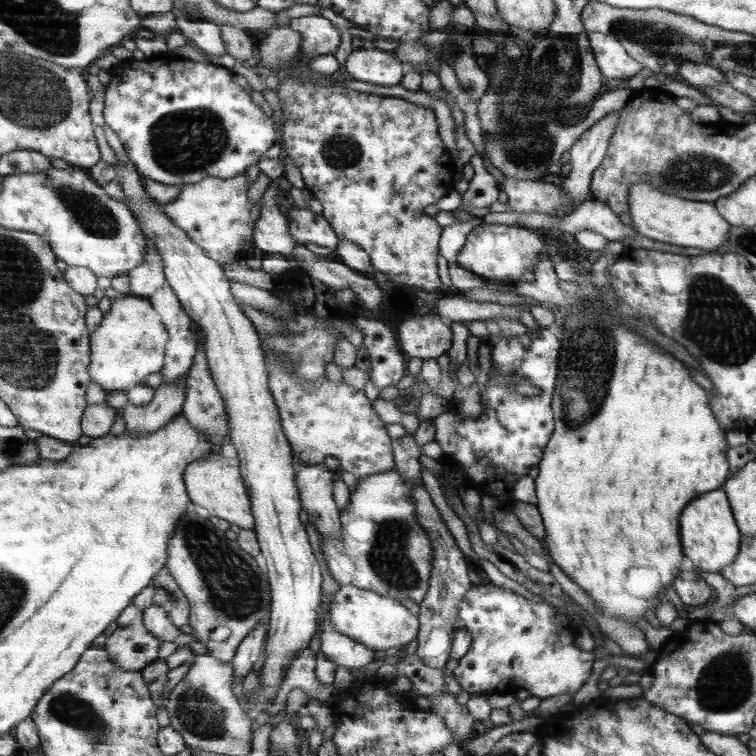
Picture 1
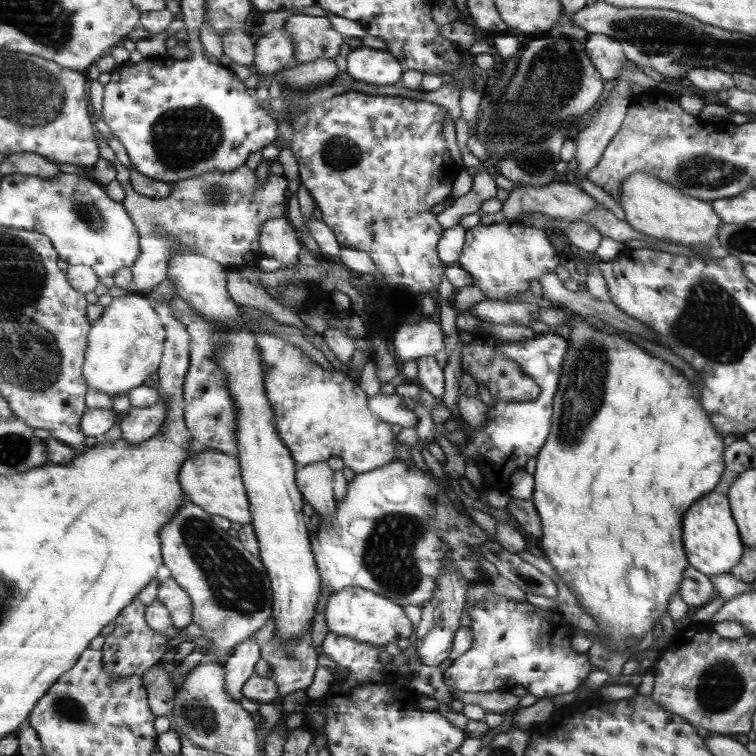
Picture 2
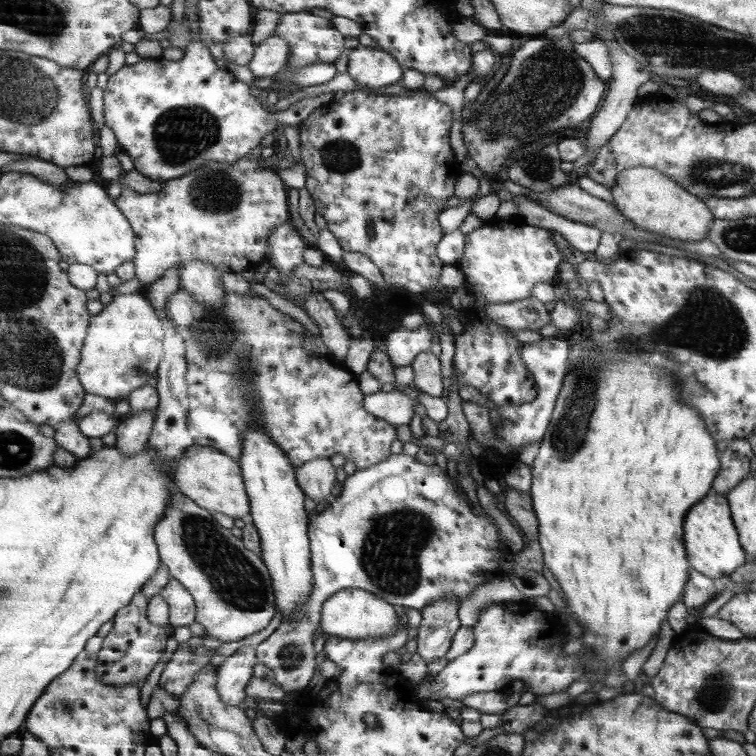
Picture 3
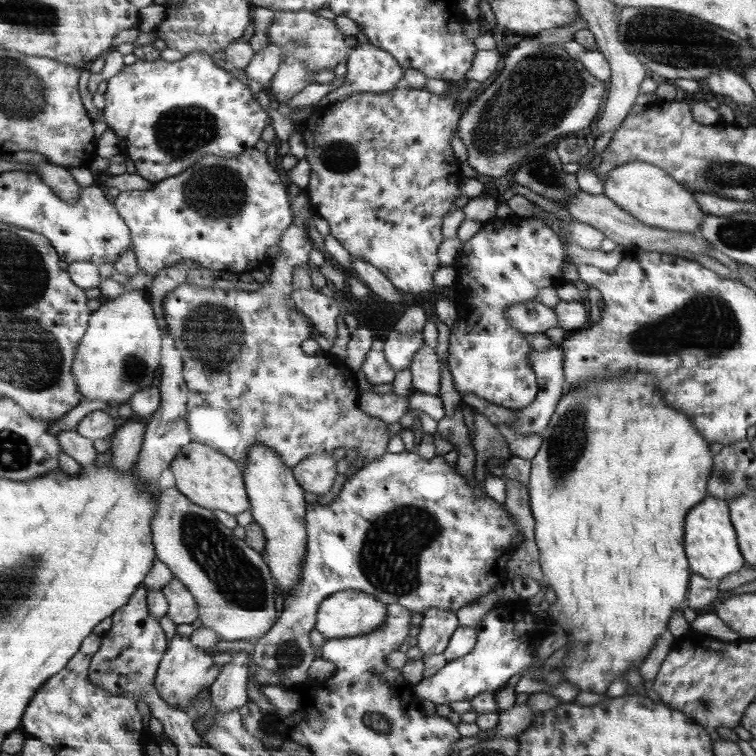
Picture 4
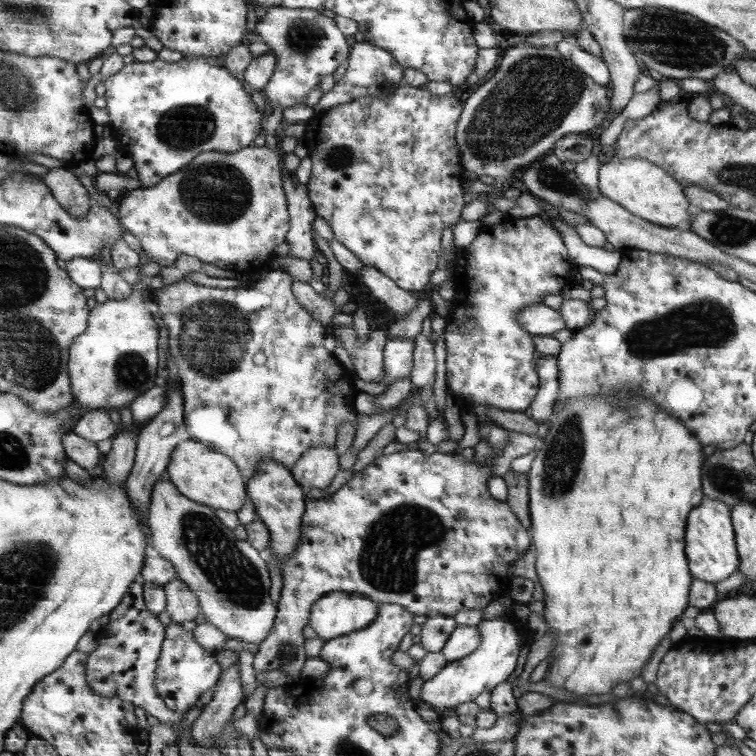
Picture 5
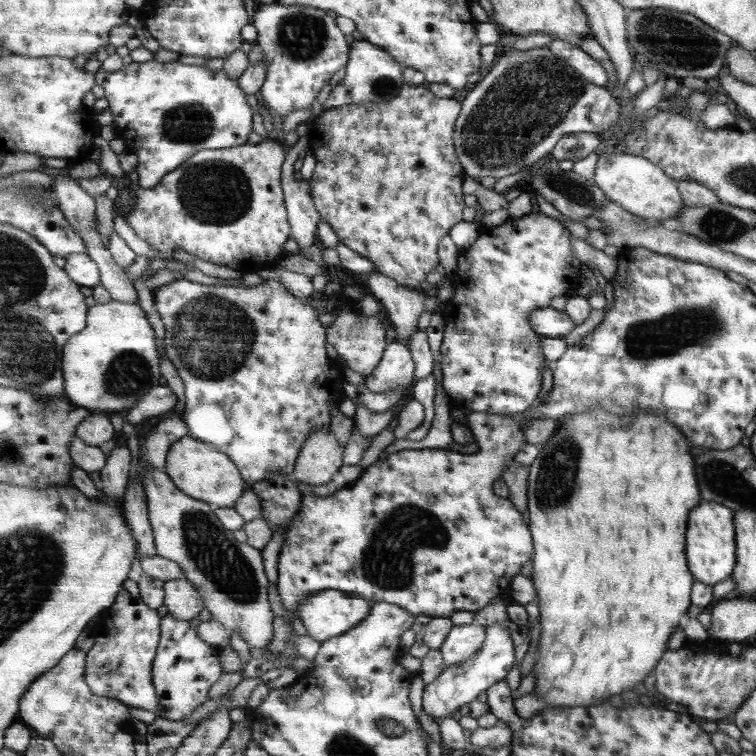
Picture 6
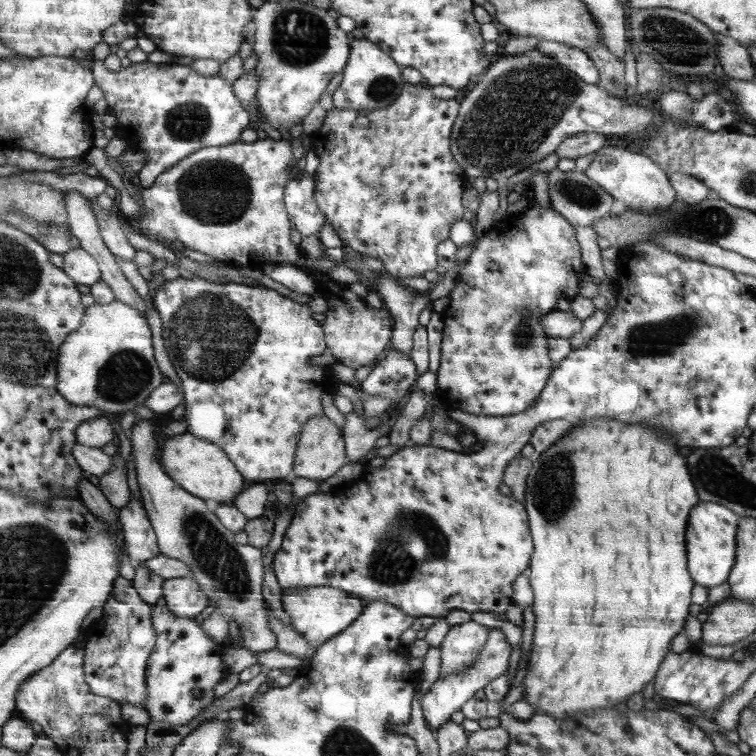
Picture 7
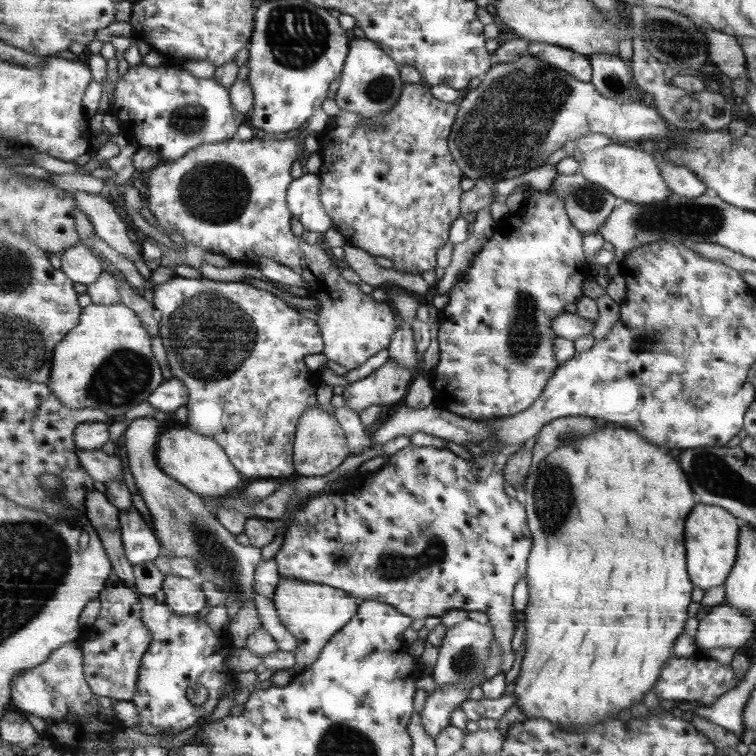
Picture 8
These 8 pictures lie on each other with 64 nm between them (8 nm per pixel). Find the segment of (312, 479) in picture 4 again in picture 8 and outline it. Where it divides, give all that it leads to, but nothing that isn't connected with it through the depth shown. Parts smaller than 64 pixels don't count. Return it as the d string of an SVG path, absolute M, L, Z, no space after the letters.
M320 405L307 408L297 420L295 439L292 445L292 465L296 476L325 476L335 470L348 453L345 434L334 415L328 414Z

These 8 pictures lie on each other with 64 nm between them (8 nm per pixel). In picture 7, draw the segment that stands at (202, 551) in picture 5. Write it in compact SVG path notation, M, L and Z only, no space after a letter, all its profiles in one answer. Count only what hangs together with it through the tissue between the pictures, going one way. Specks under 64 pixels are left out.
M137 419L129 430L129 441L134 456L140 501L155 533L160 554L179 560L187 566L191 580L206 596L208 605L213 605L224 615L227 622L235 622L241 630L243 649L253 654L276 649L276 638L267 623L264 610L261 552L253 548L253 545L235 543L233 533L207 509L204 500L185 492L185 489L177 485L160 467L156 456L157 426L153 420Z

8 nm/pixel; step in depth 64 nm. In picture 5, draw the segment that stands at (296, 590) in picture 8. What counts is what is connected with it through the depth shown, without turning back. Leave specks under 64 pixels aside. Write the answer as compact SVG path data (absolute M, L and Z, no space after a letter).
M331 592L312 605L307 624L323 642L337 639L371 624L378 606L355 592Z

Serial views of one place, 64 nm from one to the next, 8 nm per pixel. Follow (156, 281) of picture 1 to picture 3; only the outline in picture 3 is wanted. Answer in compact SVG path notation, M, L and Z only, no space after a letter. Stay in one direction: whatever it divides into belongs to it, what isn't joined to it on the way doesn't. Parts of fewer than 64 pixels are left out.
M244 157L229 164L209 161L183 177L161 181L163 188L159 192L140 194L127 187L121 188L121 193L114 200L135 233L134 277L142 290L146 291L151 282L161 278L165 270L174 268L181 261L199 259L211 263L221 273L254 270L260 264L265 258L268 234L275 226L291 221L287 220L287 192L283 182L277 174L260 169L259 159L251 161Z

